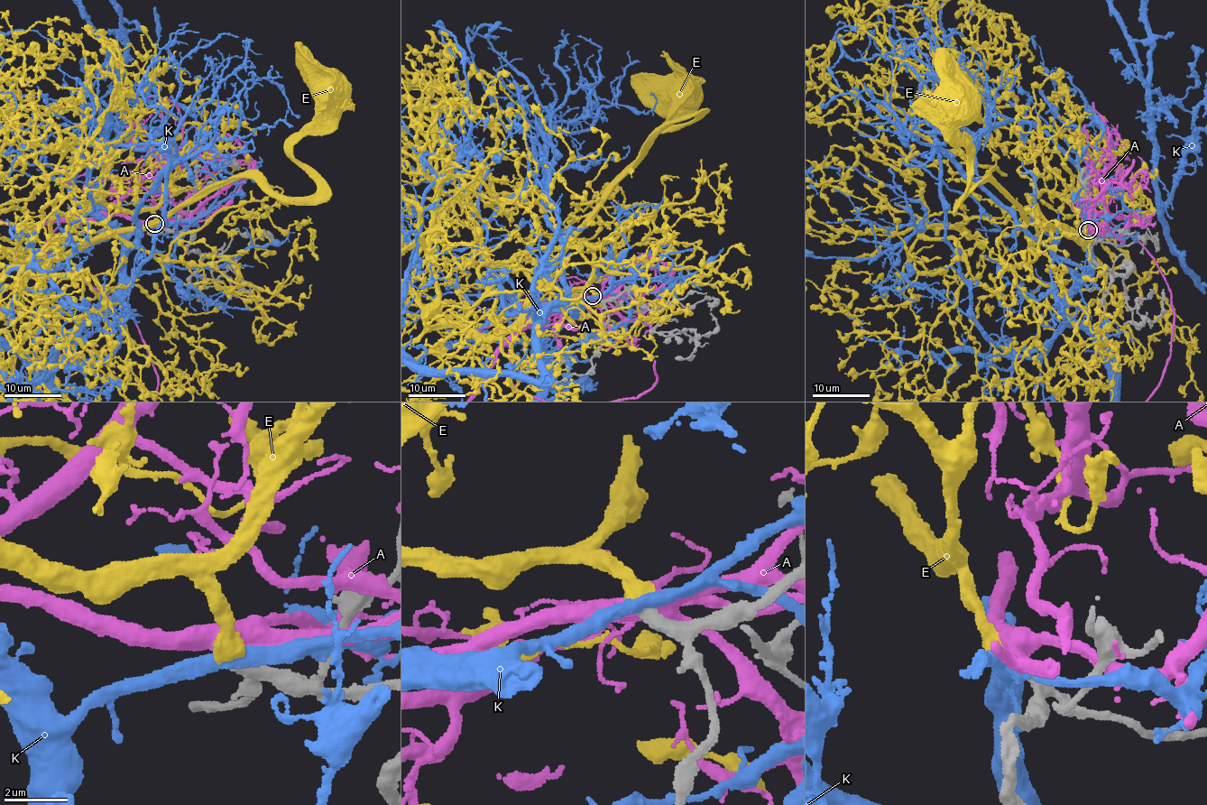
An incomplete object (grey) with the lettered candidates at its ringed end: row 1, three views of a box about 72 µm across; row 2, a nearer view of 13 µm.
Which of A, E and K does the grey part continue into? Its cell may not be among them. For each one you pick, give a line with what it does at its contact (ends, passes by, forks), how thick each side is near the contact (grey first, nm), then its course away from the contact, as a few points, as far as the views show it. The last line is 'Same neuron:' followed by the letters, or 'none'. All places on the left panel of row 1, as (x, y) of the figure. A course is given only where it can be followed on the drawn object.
E: it ends there; 440 nm thick on the grey side, 650 nm on the other; it runs (156, 224), (93, 201), (17, 253), (62, 257), (235, 178), (313, 195), (293, 143), (327, 86)
Same neuron: E

